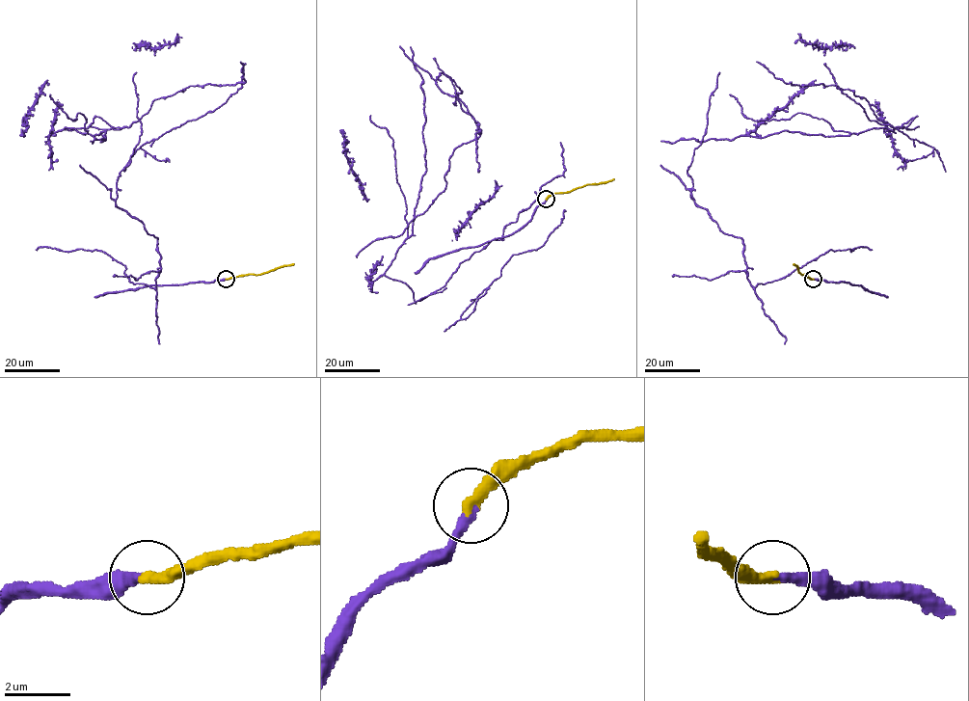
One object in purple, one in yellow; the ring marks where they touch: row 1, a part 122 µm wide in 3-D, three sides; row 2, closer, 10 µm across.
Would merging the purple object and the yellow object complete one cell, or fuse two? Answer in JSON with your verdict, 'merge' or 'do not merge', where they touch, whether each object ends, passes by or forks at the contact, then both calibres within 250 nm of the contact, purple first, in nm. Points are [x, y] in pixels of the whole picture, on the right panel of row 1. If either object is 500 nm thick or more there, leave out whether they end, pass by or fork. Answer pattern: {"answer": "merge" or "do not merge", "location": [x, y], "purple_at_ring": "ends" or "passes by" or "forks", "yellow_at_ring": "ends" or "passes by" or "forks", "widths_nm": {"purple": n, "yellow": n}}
{"answer": "merge", "location": [813, 279], "purple_at_ring": "ends", "yellow_at_ring": "ends", "widths_nm": {"purple": 280, "yellow": 380}}

